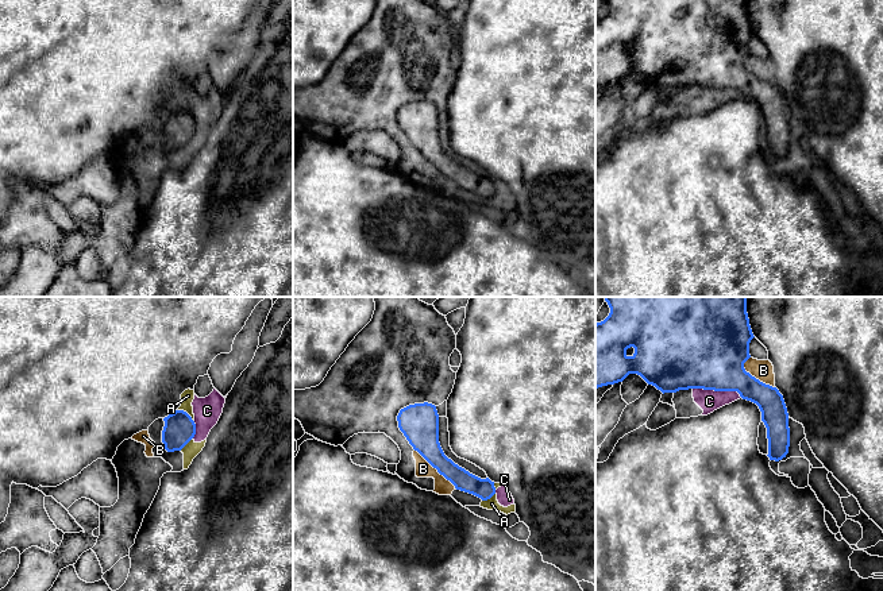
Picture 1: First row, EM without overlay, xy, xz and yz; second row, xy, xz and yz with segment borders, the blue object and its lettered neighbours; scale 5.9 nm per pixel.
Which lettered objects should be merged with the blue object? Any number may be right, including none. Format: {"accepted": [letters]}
{"accepted": []}

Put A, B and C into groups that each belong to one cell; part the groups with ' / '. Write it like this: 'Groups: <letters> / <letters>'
Groups: A B C

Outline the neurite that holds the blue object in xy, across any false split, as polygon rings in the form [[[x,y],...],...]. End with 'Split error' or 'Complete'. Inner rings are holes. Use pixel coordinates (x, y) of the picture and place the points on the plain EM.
[[[184,108],[163,116],[162,140],[167,150],[181,148],[196,132],[196,121]]]. Complete

